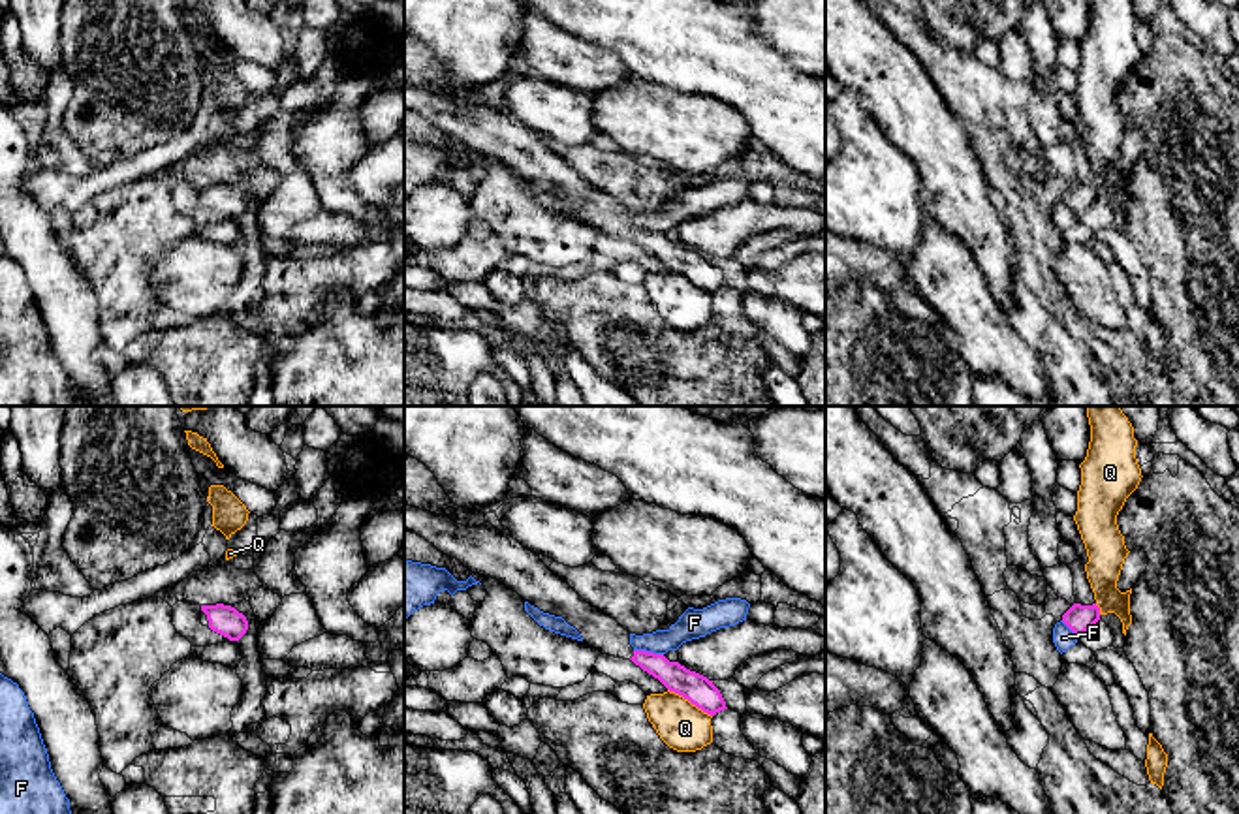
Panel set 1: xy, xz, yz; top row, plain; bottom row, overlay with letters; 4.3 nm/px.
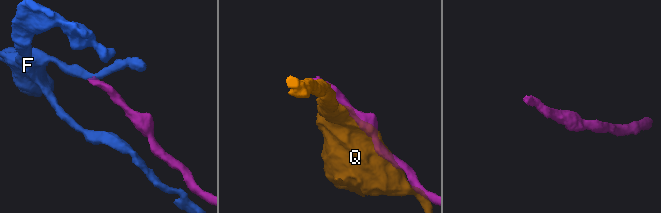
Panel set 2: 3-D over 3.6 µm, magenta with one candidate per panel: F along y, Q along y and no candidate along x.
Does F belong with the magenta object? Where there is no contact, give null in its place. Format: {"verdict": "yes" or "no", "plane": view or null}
{"verdict": "no", "plane": "xz"}

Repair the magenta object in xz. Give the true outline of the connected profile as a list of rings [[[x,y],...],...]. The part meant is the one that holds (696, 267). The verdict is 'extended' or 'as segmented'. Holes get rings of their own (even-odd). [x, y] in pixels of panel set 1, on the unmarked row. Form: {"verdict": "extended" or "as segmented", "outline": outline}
{"verdict": "extended", "outline": [[[404,83],[404,107],[457,137],[472,152],[493,156],[543,192],[562,196],[583,220],[602,233],[632,239],[658,258],[669,271],[714,295],[728,288],[720,269],[707,256],[669,241],[664,233],[635,229],[630,211],[607,192],[587,182],[555,154],[536,132],[496,109],[491,102],[463,105],[449,96]]]}

